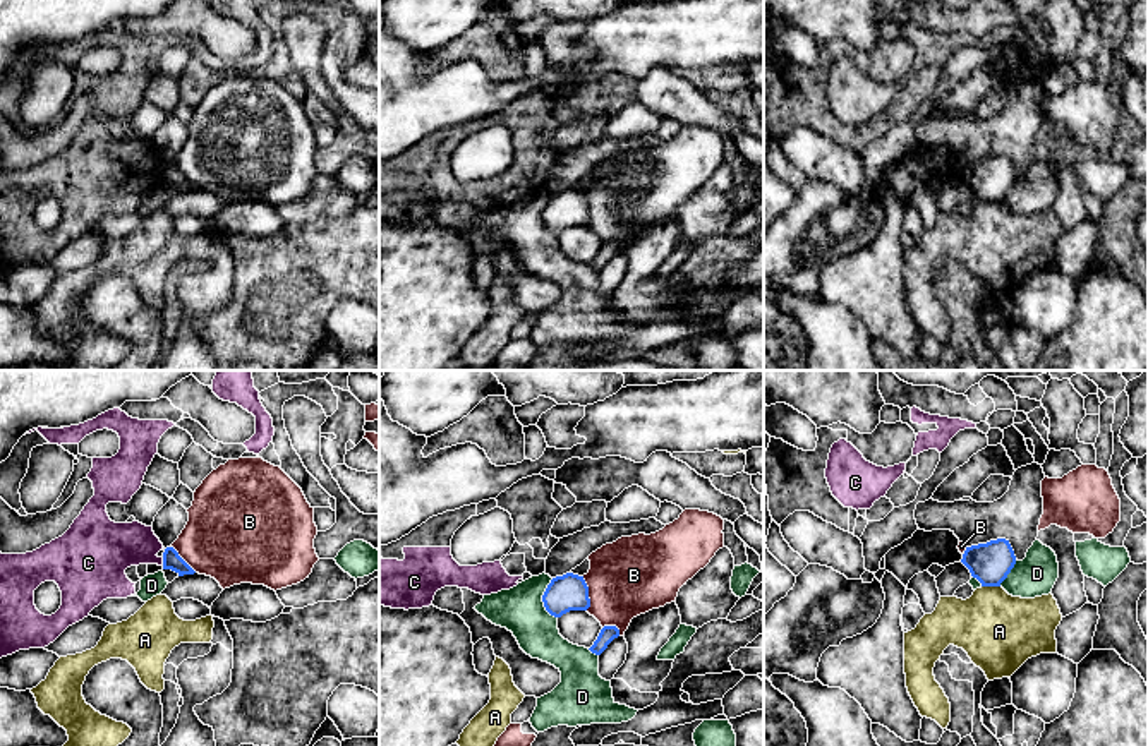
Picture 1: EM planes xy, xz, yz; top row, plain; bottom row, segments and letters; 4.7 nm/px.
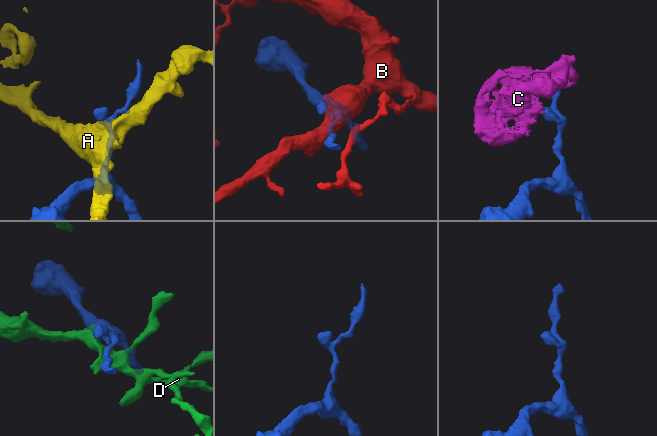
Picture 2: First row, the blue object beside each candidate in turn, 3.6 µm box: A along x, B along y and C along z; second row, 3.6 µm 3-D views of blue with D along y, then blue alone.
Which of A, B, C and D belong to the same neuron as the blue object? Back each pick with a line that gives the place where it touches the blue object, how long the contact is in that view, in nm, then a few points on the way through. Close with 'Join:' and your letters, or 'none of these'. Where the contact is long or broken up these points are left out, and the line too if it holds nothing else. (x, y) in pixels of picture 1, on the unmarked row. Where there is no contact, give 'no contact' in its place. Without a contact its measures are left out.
Join: none of these

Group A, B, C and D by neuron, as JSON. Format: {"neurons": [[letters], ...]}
{"neurons": [["A"], ["B"], ["C"], ["D"]]}

